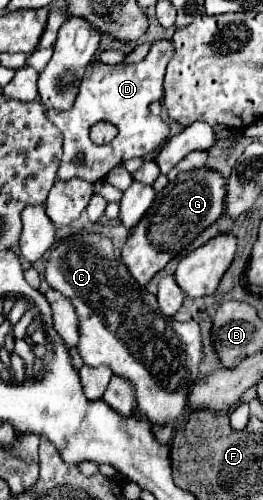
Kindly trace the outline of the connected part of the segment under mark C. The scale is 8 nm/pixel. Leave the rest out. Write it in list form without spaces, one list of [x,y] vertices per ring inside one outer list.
[[[75,230],[69,236],[61,236],[59,232],[55,246],[49,250],[45,280],[53,290],[65,294],[79,314],[81,340],[77,348],[83,362],[87,366],[105,364],[107,368],[111,368],[113,376],[131,382],[137,402],[135,412],[145,416],[151,424],[165,426],[169,422],[177,422],[187,412],[189,390],[193,388],[197,378],[201,378],[199,364],[203,362],[205,354],[197,322],[175,322],[173,318],[165,316],[157,304],[157,298],[149,294],[145,288],[139,290],[141,286],[137,286],[137,282],[129,278],[129,272],[113,254],[111,240],[99,234]]]

